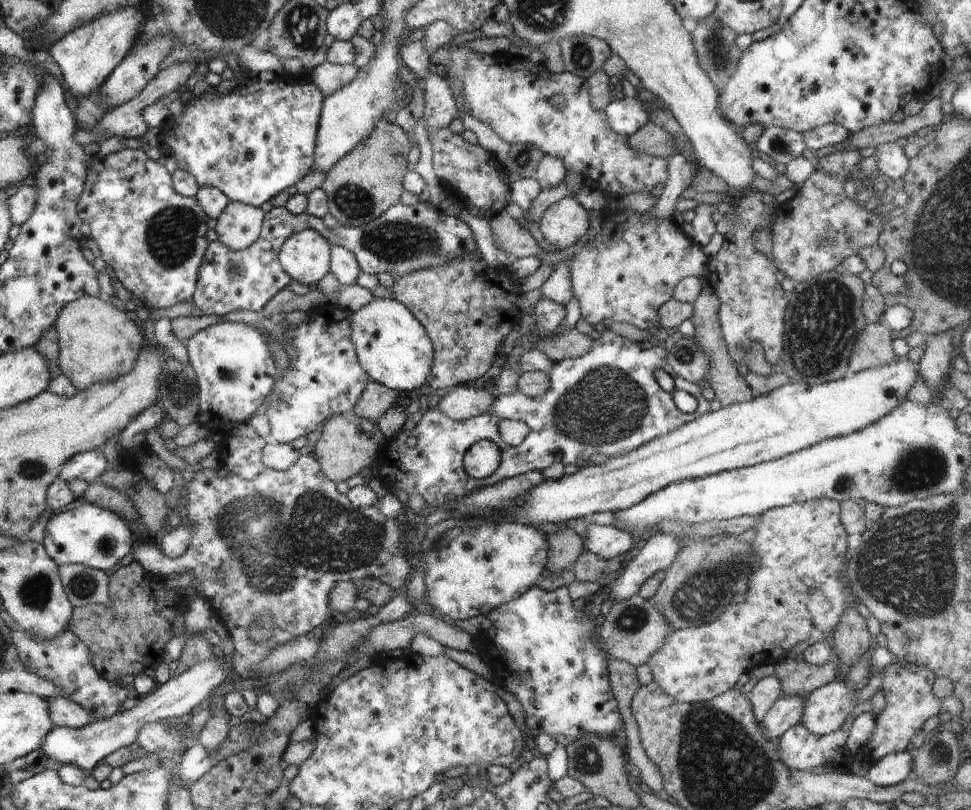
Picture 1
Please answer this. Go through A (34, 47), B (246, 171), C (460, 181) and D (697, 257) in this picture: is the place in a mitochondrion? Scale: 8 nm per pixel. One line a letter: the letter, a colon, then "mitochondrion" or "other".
A: other
B: other
C: other
D: other

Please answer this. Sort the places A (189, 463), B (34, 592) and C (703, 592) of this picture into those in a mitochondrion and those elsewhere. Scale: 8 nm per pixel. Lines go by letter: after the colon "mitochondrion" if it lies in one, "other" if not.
A: other
B: mitochondrion
C: mitochondrion

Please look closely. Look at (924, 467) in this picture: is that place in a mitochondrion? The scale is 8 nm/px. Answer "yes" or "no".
yes

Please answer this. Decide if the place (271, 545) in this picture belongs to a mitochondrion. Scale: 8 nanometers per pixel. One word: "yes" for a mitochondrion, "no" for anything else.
yes

